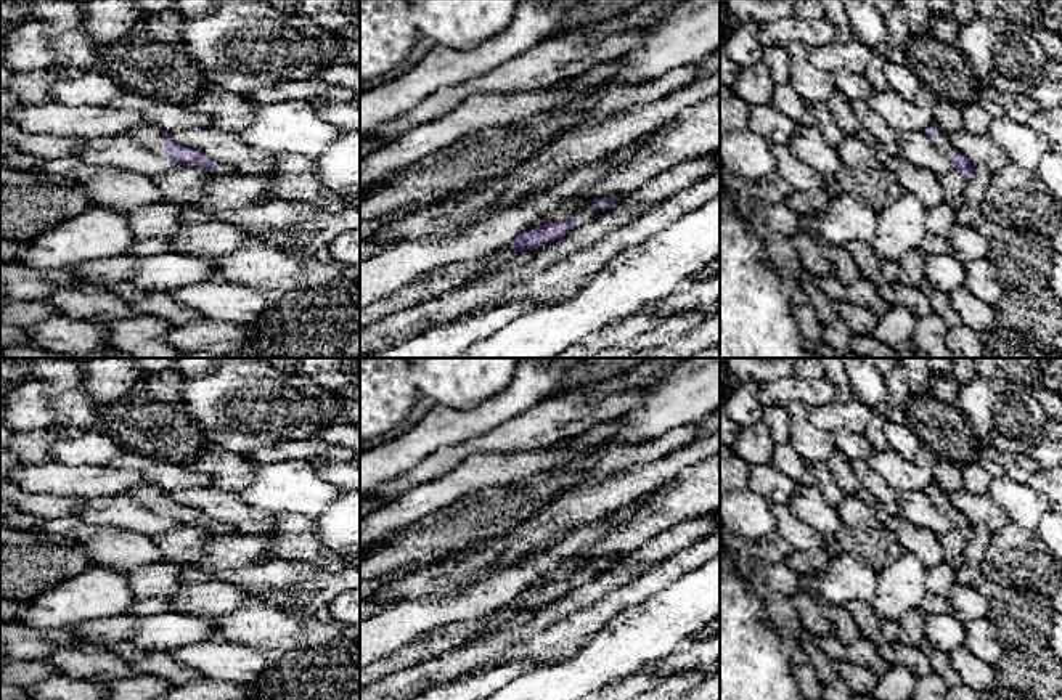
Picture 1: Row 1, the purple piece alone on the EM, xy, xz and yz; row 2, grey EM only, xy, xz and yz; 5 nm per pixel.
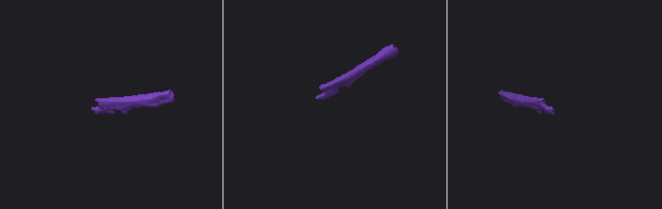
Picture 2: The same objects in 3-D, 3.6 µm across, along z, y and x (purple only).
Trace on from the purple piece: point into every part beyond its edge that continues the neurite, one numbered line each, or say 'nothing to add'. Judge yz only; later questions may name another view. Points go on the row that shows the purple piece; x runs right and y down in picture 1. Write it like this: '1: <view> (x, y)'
1: yz (942, 143)

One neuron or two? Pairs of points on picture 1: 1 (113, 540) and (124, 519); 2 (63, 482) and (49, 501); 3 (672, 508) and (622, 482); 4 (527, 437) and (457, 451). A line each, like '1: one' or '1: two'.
1: two
2: two
3: two
4: one

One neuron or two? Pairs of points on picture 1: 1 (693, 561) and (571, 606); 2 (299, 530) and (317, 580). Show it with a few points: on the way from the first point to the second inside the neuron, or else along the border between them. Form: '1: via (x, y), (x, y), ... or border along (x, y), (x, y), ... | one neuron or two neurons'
1: border along (648, 572), (580, 607) | two neurons
2: border along (273, 556), (312, 562), (328, 570), (343, 570) | two neurons

